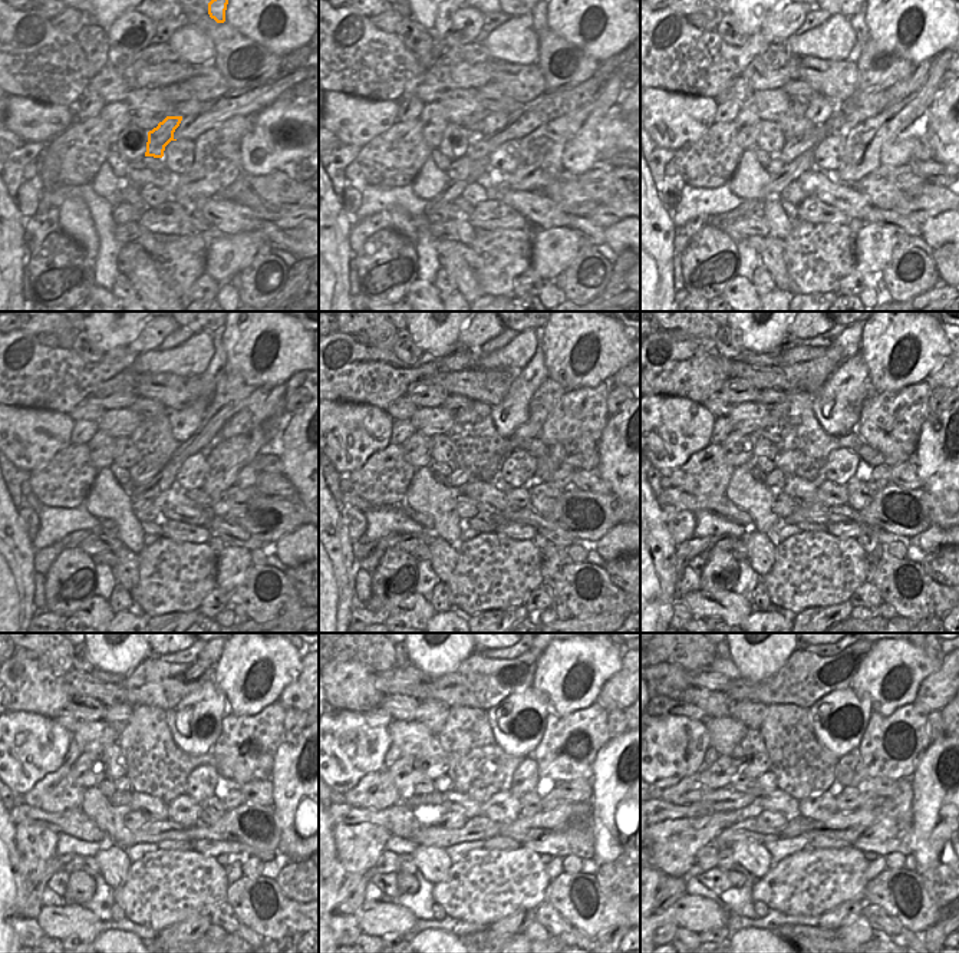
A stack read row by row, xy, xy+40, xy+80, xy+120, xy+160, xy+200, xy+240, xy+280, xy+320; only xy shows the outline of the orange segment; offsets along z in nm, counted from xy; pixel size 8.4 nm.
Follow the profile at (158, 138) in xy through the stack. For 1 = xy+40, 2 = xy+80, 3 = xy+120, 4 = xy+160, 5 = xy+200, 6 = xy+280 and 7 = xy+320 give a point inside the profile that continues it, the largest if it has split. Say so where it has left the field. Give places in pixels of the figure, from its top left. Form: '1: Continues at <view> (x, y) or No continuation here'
1: Continues at xy+40 (483, 139)
2: Continues at xy+80 (820, 109)
3: Continues at xy+120 (183, 422)
4: Continues at xy+160 (507, 416)
5: Continues at xy+200 (837, 405)
6: Continues at xy+280 (517, 724)
7: Continues at xy+320 (839, 719)

